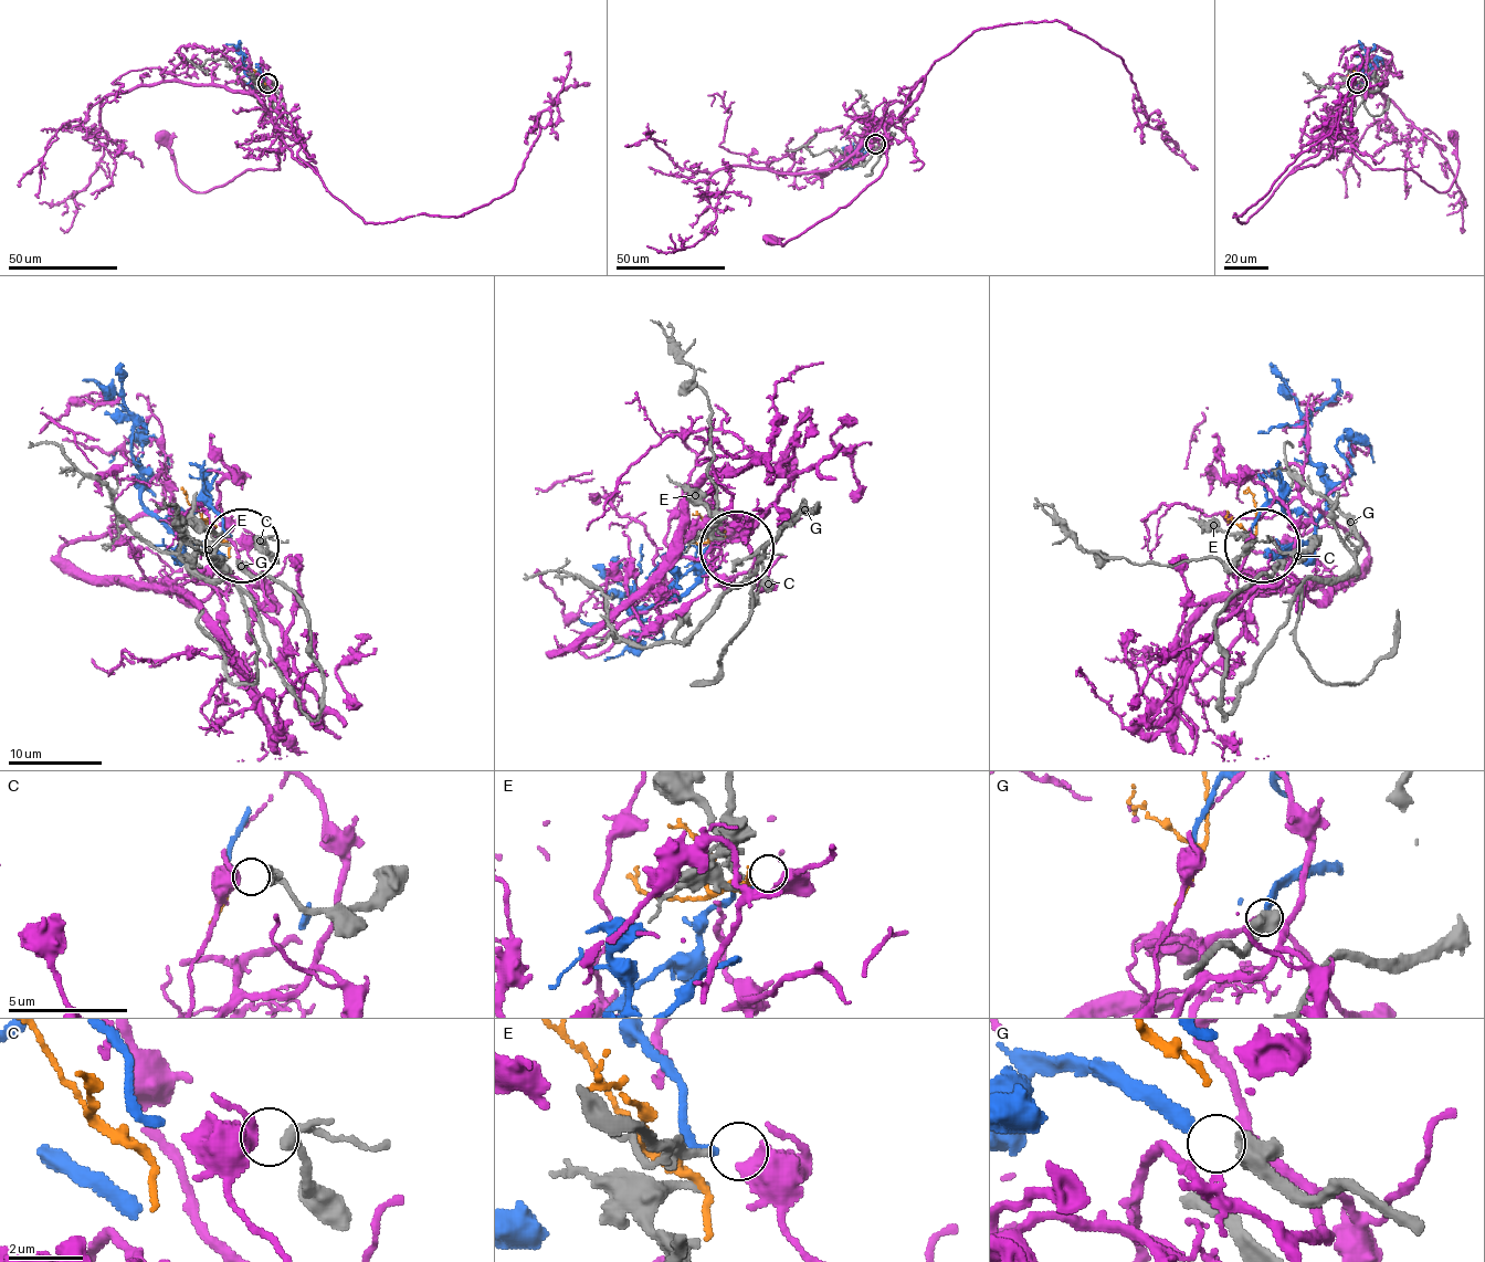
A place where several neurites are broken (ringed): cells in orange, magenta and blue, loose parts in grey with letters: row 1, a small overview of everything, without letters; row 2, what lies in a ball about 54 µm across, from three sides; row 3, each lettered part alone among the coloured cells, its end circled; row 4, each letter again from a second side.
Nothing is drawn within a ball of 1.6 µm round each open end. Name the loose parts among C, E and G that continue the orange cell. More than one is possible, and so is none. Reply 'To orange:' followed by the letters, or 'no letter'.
To orange: no letter

